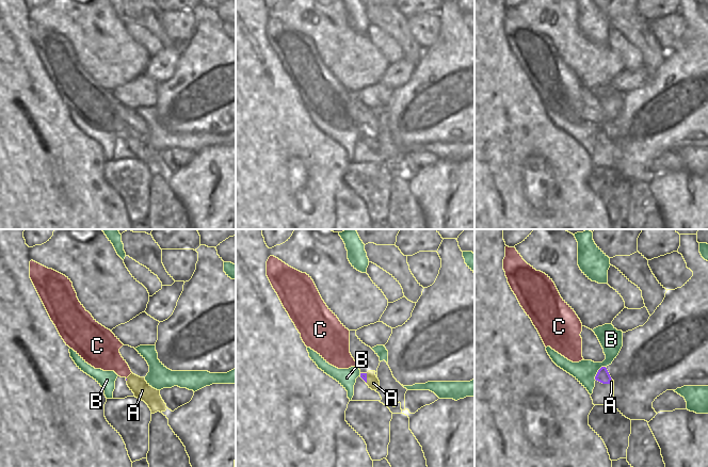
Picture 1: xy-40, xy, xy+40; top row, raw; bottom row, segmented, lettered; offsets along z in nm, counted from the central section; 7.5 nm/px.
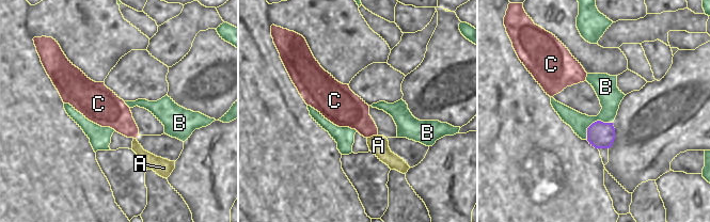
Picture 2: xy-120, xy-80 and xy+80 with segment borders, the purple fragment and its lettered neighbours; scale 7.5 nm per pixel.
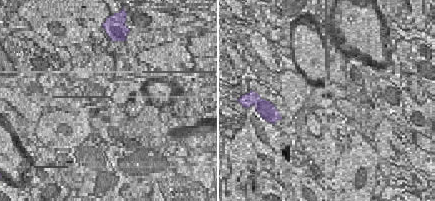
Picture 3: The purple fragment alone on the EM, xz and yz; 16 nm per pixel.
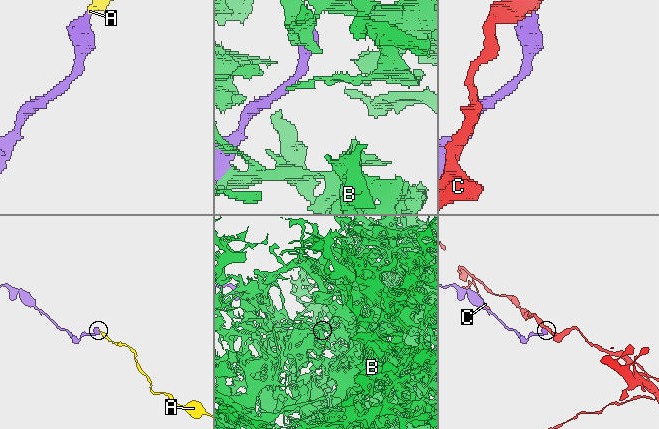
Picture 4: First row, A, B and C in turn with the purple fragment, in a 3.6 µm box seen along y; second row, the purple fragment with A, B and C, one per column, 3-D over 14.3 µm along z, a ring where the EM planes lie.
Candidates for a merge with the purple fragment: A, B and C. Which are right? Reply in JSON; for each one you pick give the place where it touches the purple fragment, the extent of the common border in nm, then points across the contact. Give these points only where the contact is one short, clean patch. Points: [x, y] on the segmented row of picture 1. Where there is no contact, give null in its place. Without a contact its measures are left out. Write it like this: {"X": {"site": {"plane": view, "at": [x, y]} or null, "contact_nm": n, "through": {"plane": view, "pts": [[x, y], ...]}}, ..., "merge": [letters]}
{"A": {"site": {"plane": "xy", "at": [366, 379]}, "contact_nm": 80, "through": {"plane": "xy", "pts": [[364, 375], [366, 379], [373, 383]]}}, "merge": ["A"]}

